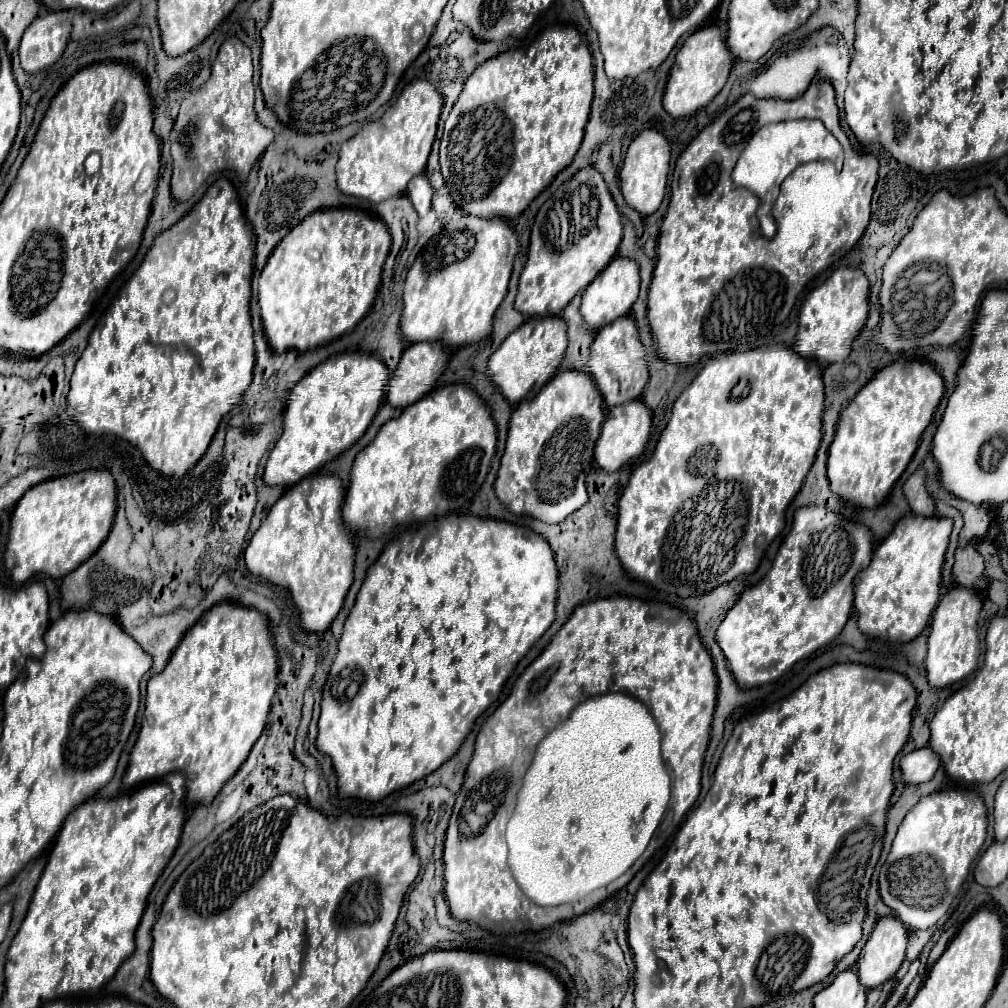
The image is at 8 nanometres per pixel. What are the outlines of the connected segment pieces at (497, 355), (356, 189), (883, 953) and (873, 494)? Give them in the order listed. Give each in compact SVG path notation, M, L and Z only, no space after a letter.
M532 317L514 333L510 333L504 343L492 353L488 361L488 375L510 403L518 403L524 397L532 397L534 393L538 393L538 389L554 377L564 357L566 345L566 325L562 317Z
M428 79L410 81L396 103L392 103L378 121L366 123L354 137L342 143L336 165L338 189L344 195L374 203L404 193L408 181L426 167L426 159L436 137L440 111L442 97L436 87Z
M882 917L866 941L858 961L860 983L874 989L894 977L904 961L906 943L908 933L904 923L898 917Z
M894 361L880 369L840 415L828 451L830 489L840 499L860 507L876 507L882 503L910 463L920 435L930 425L942 395L944 381L930 363Z

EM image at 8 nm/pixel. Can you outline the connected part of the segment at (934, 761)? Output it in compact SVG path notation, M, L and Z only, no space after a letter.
M930 747L916 749L900 759L902 777L906 783L926 783L934 777L938 767L940 767L940 757Z

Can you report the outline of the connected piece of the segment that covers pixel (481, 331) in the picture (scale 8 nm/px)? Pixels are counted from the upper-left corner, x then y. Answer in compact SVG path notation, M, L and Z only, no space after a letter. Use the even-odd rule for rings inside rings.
M462 217L434 235L416 257L404 283L400 329L410 343L442 339L446 347L476 343L490 333L492 317L506 297L512 263L518 255L514 229L498 217ZM474 237L474 247L472 247Z

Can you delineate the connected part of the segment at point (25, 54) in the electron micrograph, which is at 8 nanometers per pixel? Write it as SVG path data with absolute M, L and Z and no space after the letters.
M50 11L36 17L22 35L20 63L28 73L38 73L58 61L72 31L68 11Z

